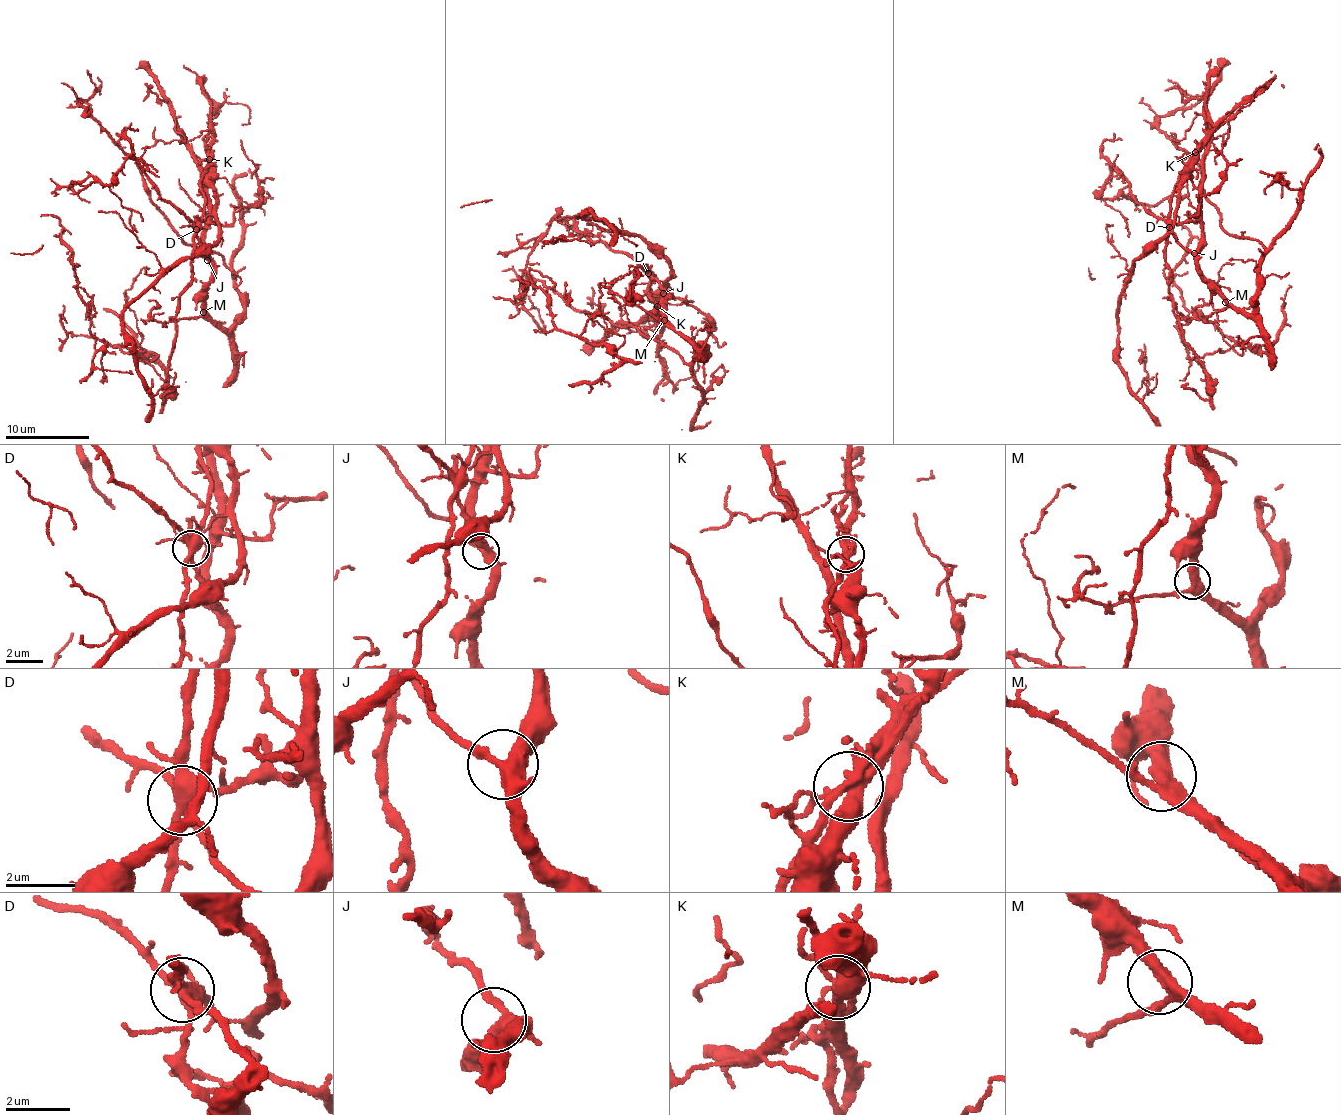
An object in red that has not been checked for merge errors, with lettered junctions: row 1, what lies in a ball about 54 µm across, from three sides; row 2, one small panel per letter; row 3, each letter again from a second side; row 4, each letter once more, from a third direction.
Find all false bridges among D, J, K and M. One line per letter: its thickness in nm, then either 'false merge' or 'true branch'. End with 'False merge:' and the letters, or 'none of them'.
D: 400 nm thick; false merge
J: 400 nm thick; true branch
K: 400 nm thick; false merge
M: 360 nm thick; true branch
False merge: D, K

